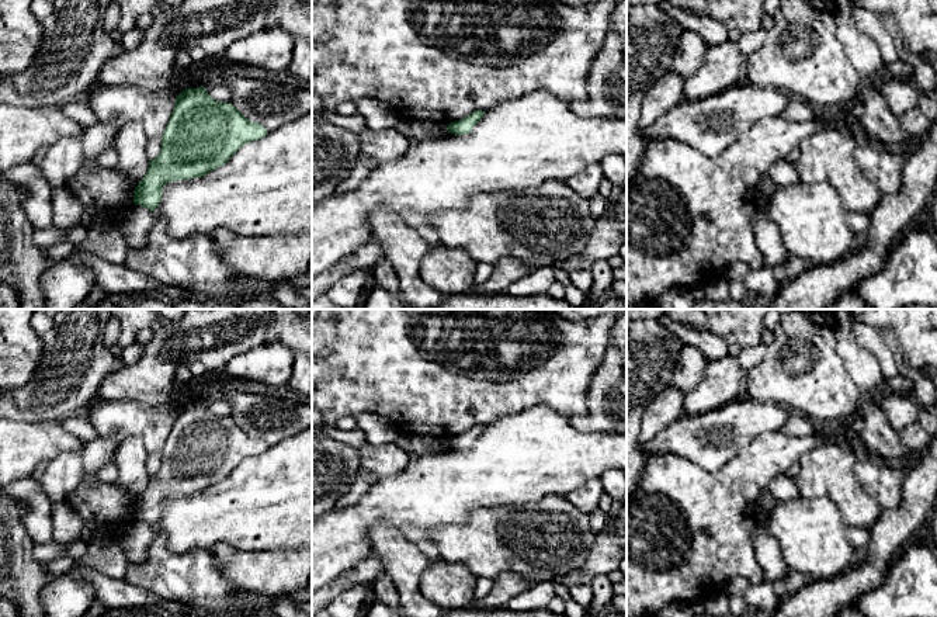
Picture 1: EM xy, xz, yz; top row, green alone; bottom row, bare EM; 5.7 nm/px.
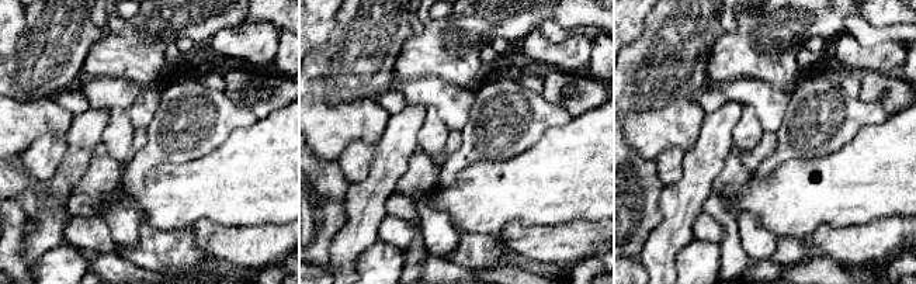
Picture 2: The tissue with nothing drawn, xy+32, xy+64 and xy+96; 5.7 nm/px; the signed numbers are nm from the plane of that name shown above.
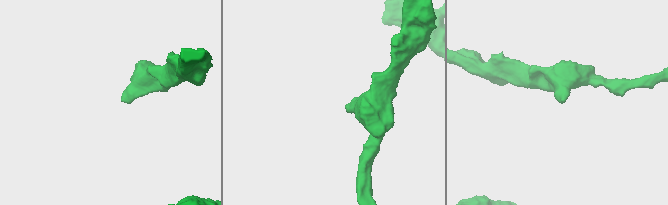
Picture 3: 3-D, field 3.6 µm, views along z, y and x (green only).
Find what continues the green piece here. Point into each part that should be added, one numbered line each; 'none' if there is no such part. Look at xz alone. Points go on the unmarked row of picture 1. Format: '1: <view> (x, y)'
none

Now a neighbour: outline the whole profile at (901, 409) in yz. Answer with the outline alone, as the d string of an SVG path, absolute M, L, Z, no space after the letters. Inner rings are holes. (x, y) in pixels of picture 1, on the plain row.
M895 392L881 395L881 409L891 426L902 431L917 422L922 406L913 395Z

